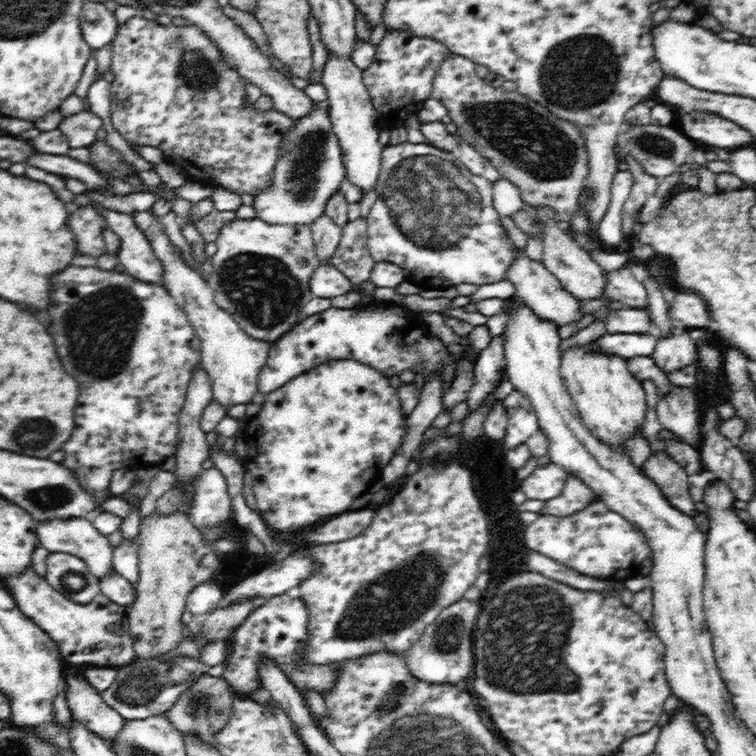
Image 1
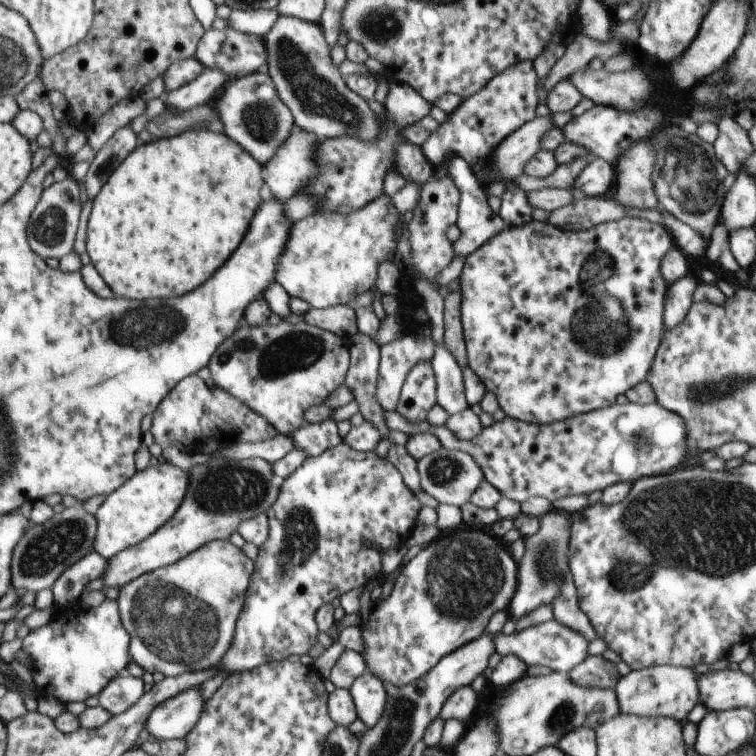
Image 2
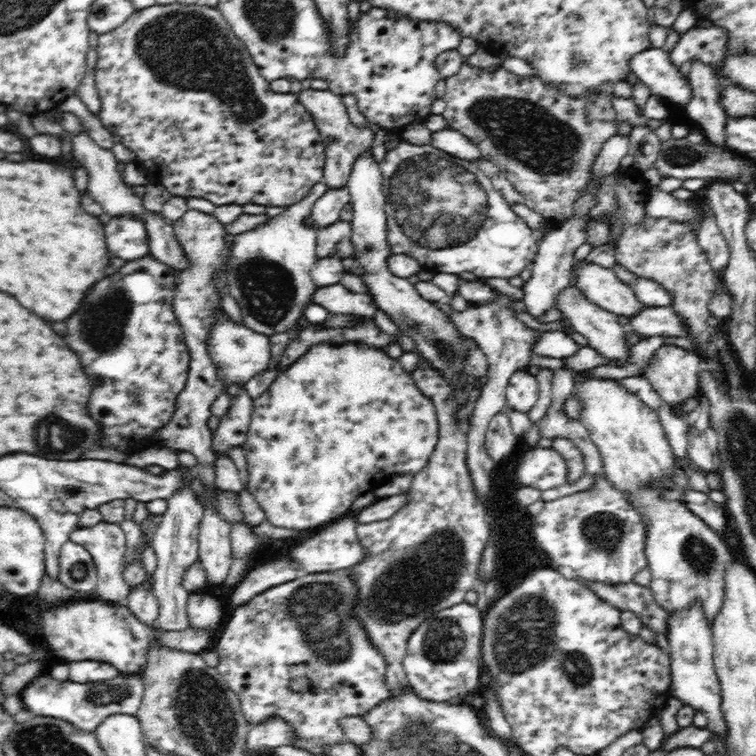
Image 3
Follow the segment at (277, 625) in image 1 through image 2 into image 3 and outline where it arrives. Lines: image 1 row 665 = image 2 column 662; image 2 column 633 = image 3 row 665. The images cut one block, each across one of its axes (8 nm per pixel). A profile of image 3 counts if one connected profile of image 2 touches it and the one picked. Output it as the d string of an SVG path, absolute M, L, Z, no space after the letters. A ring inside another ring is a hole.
M336 571L318 572L318 574L305 574L290 582L283 582L278 586L268 588L268 590L253 596L252 600L238 605L226 613L226 620L221 625L212 647L219 656L219 663L216 667L222 678L227 682L229 690L238 695L242 712L251 725L260 724L260 722L264 722L264 720L268 720L272 716L277 716L285 720L286 724L293 730L293 734L297 738L293 742L293 746L303 748L310 754L326 755L326 750L330 746L348 742L342 727L340 727L340 718L362 716L362 714L366 714L368 710L372 710L374 706L378 706L380 702L384 702L390 696L390 689L386 684L386 661L384 661L382 653L370 641L370 637L368 637L366 629L362 627L362 623L354 617L356 604L358 604L358 585L350 575Z

